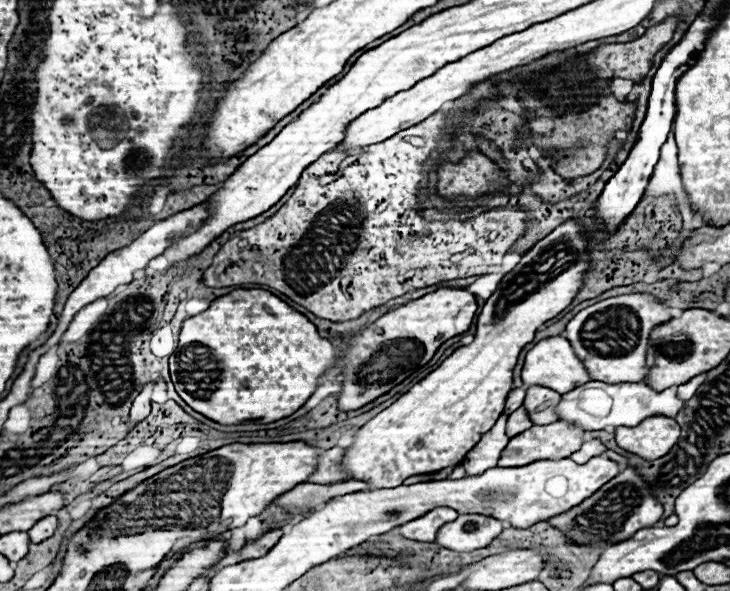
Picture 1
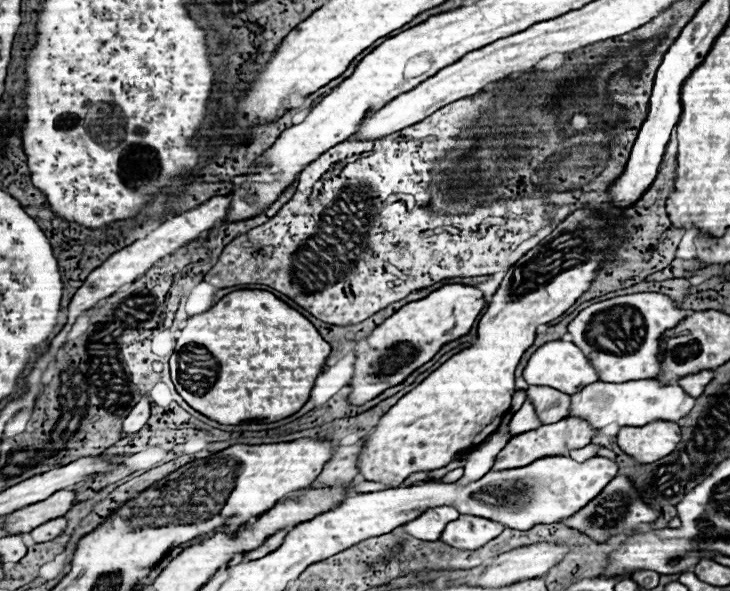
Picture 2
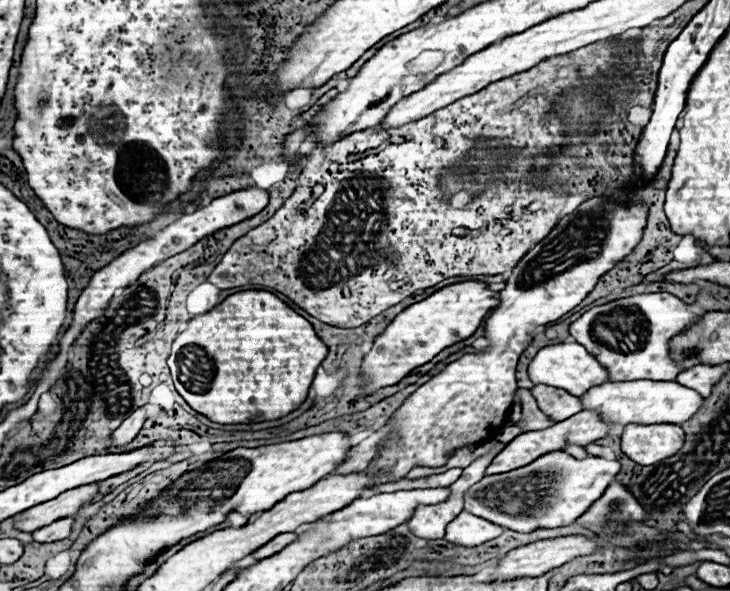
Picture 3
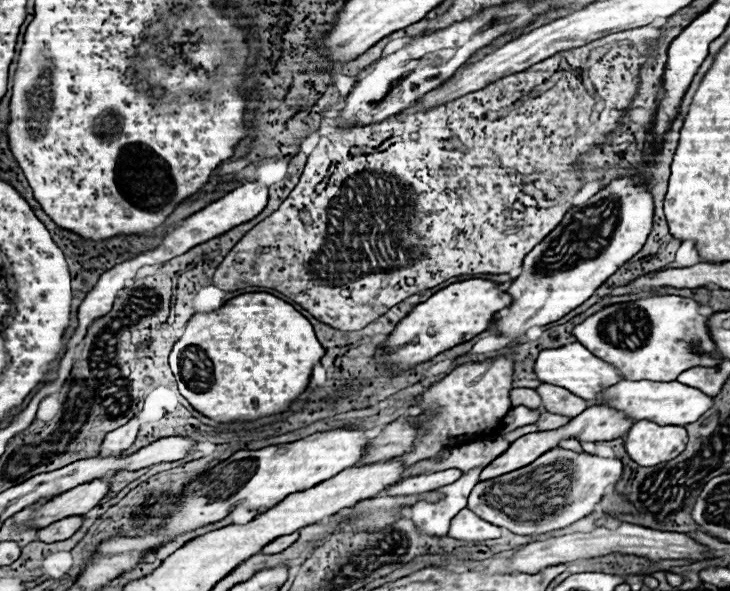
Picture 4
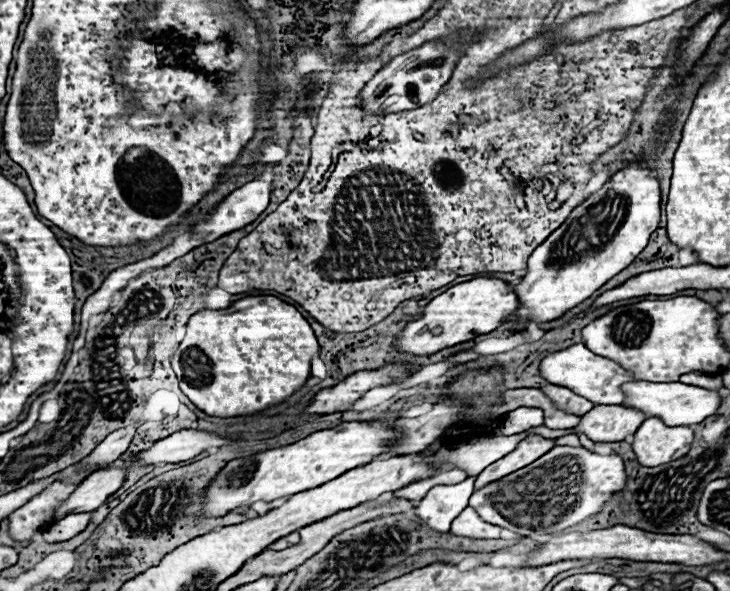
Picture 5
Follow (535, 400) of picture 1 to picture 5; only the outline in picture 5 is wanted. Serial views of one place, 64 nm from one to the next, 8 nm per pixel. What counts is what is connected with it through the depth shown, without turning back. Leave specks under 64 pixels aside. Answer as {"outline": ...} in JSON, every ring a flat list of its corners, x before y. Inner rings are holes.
{"outline":[[548,384,542,388,544,392,548,392,548,398,552,398,552,402,556,402,562,410,568,410,572,414,586,414,588,410,592,410,592,404,590,400,578,396,576,392,572,392,570,388,566,386,556,386,556,384]]}

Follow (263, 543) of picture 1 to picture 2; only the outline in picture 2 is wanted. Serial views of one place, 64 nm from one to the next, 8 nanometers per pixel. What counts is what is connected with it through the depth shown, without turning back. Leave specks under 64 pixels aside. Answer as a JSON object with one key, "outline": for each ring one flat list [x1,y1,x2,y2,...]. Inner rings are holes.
{"outline":[[282,530,282,532,278,532,278,534,274,534,272,538,268,538,262,546,258,546,256,550,250,550,248,554,244,554,244,560,256,560,256,558,262,558,264,554,270,554,272,550,278,550,280,546,282,546,282,542,284,542,284,538,286,538,286,530]]}

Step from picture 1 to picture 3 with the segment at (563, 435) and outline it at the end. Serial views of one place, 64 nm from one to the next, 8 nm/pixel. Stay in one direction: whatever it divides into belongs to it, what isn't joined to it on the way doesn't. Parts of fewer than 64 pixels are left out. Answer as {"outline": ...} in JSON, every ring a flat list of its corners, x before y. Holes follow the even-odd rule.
{"outline":[[582,410,580,414,574,414,572,418,568,420,562,420,558,422,556,426,550,426,546,430,534,430,534,432,524,432,520,436,516,436,510,444,506,444,506,448,492,460,492,464,486,468,484,476,492,476,492,474,504,474,504,472,510,472,510,470,516,470,520,466,528,466,530,462,534,462,536,458,548,454,548,452,556,452,556,450,562,450,564,444,578,444,578,446,586,446,594,440,600,440,600,438,606,438,608,432,610,432,612,424,604,422,600,418,598,412,594,410]]}

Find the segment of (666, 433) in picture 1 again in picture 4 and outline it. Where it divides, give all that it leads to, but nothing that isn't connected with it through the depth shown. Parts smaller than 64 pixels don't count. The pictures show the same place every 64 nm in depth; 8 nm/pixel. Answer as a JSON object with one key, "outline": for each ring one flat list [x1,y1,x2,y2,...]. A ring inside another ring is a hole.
{"outline":[[650,420,636,422,626,436,626,452,640,466,656,466,682,454,688,444,684,426,660,426]]}

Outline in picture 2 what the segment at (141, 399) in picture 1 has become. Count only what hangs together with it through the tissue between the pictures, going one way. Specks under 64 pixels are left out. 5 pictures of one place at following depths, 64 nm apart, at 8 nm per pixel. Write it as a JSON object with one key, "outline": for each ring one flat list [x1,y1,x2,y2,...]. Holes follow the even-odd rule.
{"outline":[[142,398,142,402,138,402,136,408,132,408,128,418,124,420,124,424,122,424,122,438,136,434,146,424,148,418,150,418,150,402,148,402,148,398]]}

